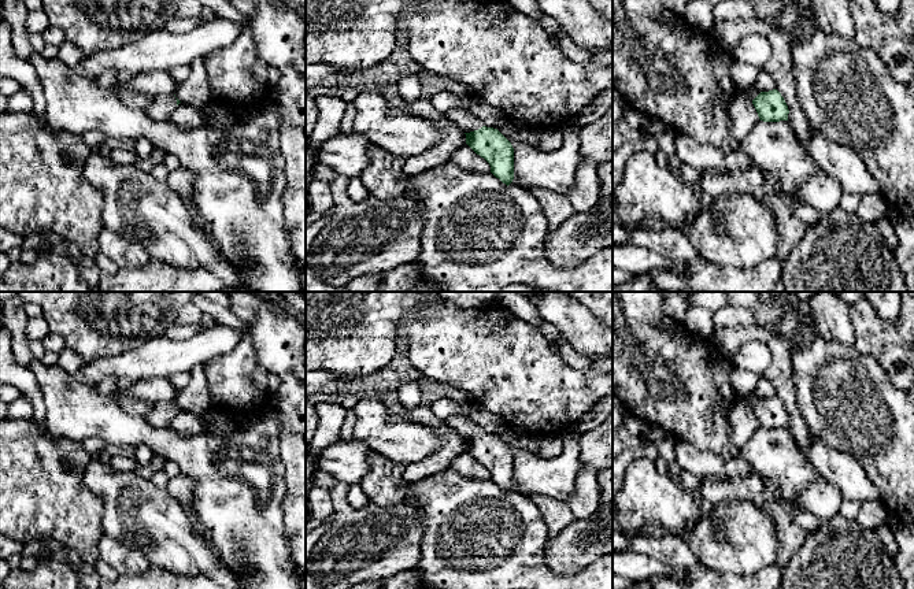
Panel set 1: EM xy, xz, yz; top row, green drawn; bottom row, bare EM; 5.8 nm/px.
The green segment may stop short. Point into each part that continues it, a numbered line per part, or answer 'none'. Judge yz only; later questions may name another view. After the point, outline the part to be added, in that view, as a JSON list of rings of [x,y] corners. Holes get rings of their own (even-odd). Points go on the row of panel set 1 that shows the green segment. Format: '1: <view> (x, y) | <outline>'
none

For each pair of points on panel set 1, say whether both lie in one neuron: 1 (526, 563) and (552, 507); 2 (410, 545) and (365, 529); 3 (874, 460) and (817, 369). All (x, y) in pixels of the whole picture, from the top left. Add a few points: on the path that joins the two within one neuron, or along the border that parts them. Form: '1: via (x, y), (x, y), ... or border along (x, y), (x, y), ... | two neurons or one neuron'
1: border along (528, 497), (539, 510), (548, 536) | two neurons
2: via (399, 545), (376, 540) | one neuron
3: via (874, 437), (874, 426), (840, 392) | one neuron

